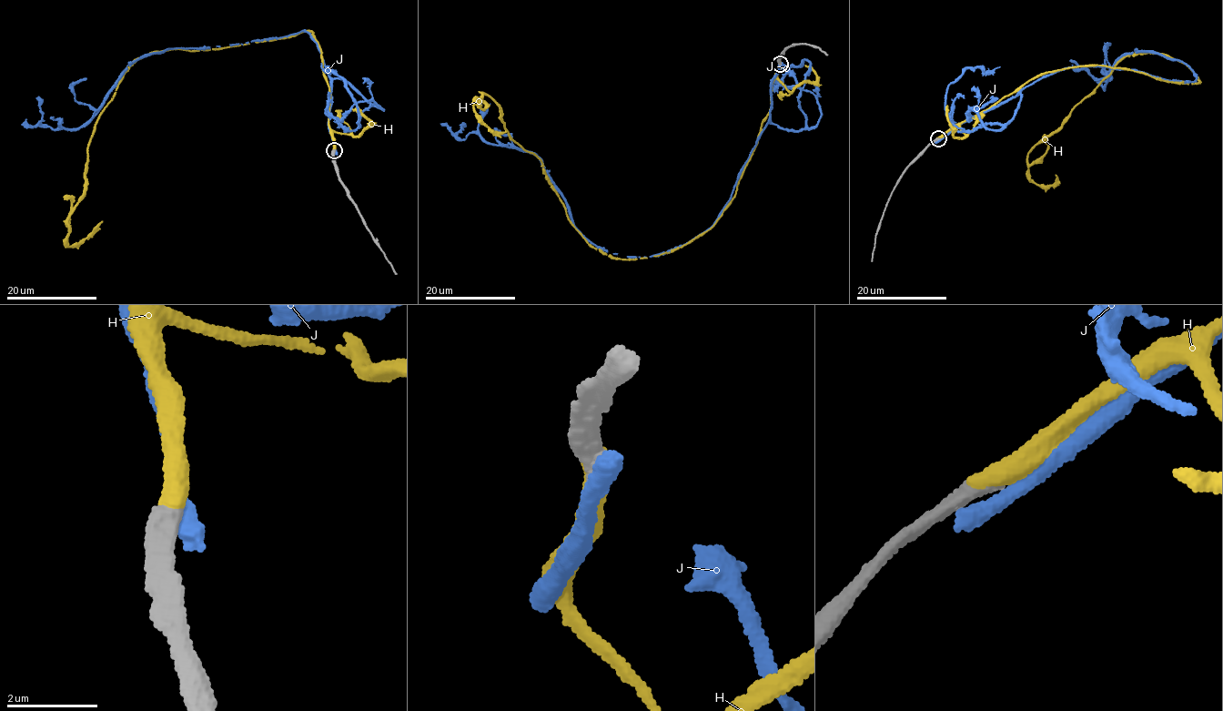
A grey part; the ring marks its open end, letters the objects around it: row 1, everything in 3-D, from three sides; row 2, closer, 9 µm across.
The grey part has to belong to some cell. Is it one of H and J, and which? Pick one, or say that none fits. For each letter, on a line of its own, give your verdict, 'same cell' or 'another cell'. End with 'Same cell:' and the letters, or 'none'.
H: same cell
J: another cell
Same cell: H

